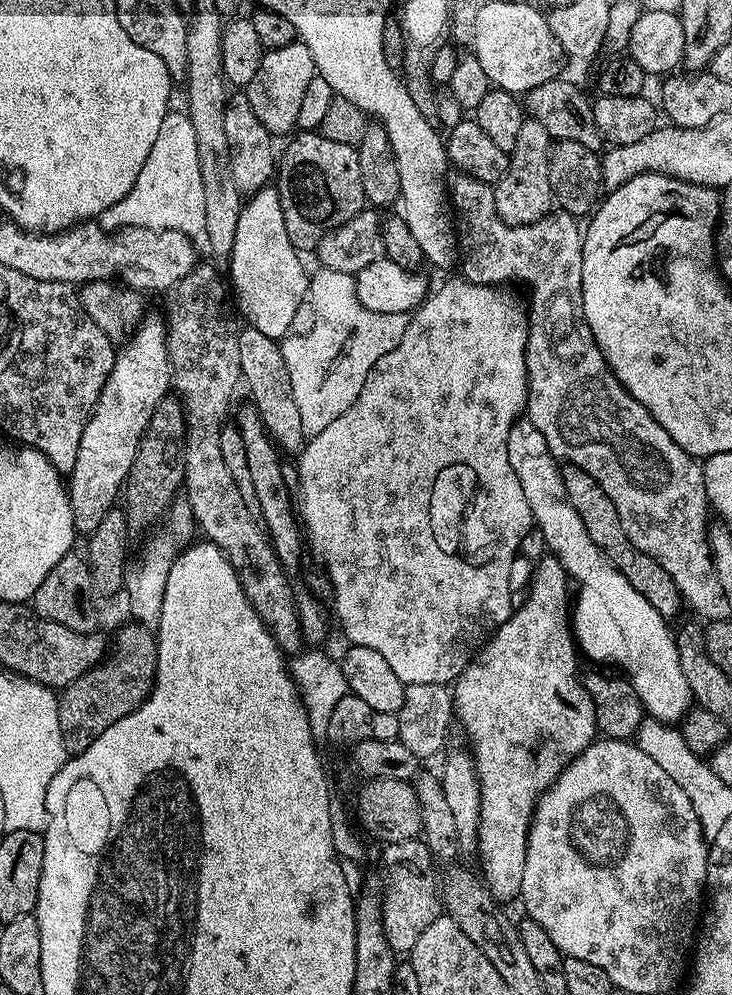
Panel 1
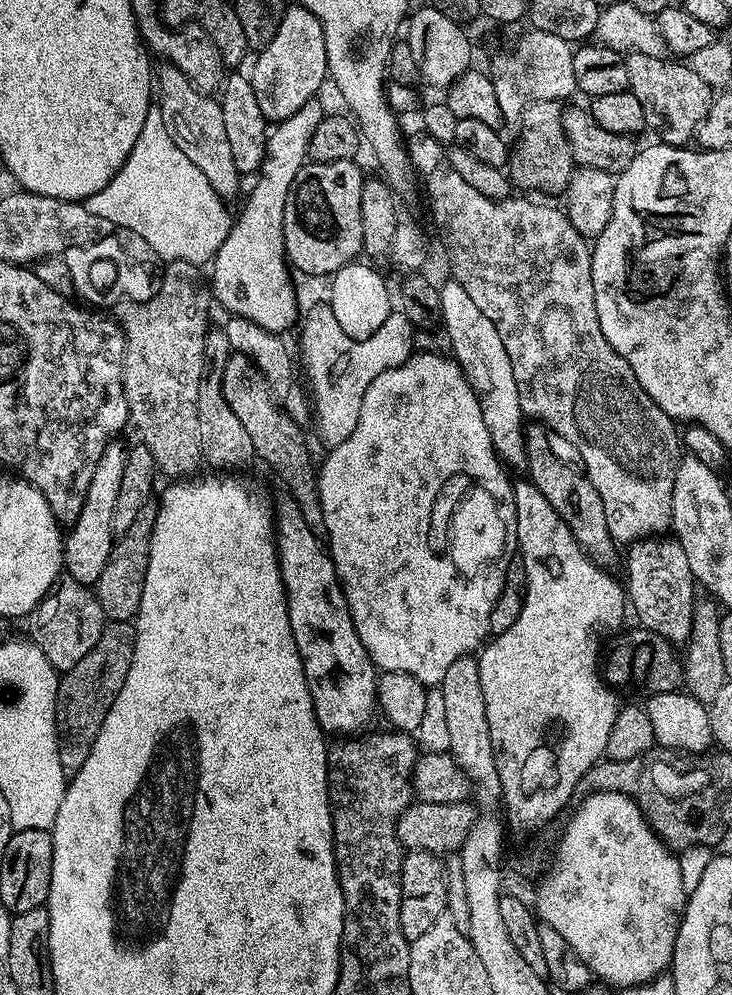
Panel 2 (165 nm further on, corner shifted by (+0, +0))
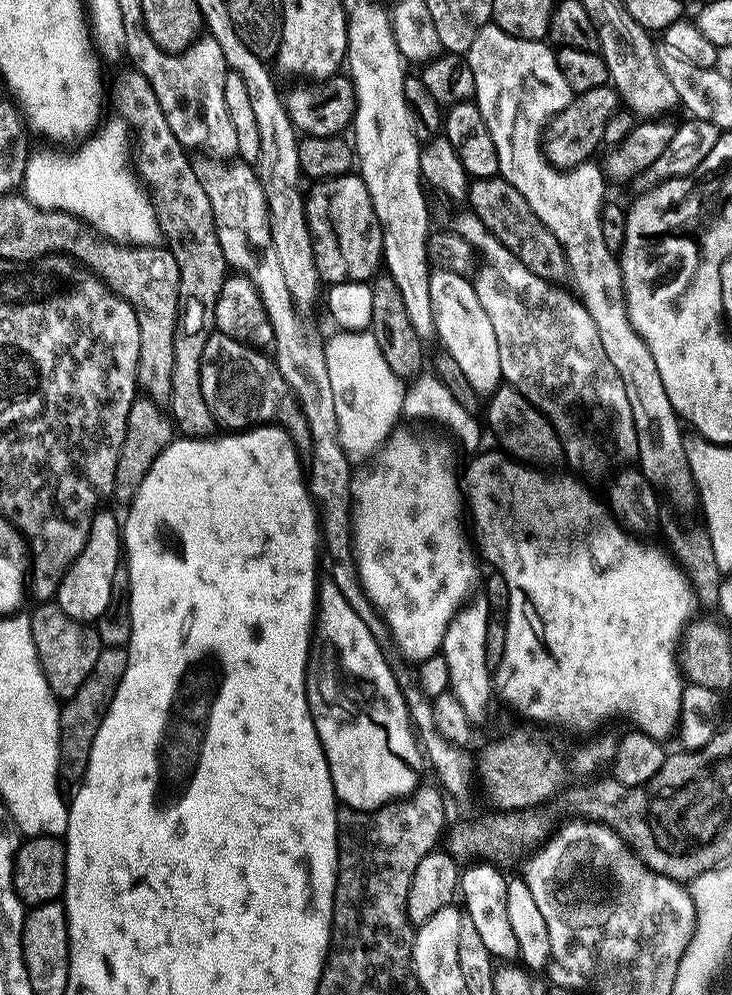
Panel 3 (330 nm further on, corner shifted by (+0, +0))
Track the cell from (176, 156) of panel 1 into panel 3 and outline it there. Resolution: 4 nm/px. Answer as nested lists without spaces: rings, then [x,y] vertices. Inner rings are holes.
[[[120,122],[120,125],[106,124],[86,140],[79,147],[81,149],[78,152],[70,156],[59,156],[56,152],[40,152],[37,156],[36,153],[29,155],[22,195],[25,200],[42,210],[65,212],[78,217],[105,240],[115,240],[118,244],[129,246],[159,245],[162,240],[160,219],[156,217],[156,206],[152,203],[149,189],[142,183],[134,167],[134,140],[130,135],[129,125],[124,122]]]

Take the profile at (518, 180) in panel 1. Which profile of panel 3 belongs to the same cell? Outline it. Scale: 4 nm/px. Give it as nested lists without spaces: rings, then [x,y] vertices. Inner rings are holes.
[[[611,86],[579,93],[557,116],[548,121],[548,127],[542,133],[542,147],[548,163],[561,170],[589,163],[595,157],[592,155],[596,147],[604,144],[604,127],[617,108],[616,89]]]

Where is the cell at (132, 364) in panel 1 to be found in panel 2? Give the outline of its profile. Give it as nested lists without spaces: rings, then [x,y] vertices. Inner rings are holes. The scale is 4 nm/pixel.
[[[120,442],[108,444],[102,458],[98,458],[98,466],[94,466],[94,478],[90,478],[90,490],[86,490],[86,502],[82,502],[82,512],[64,536],[63,571],[85,586],[95,585],[110,557],[114,543],[114,501],[118,499],[118,485],[122,482],[122,470],[125,467],[125,445],[120,445]]]

